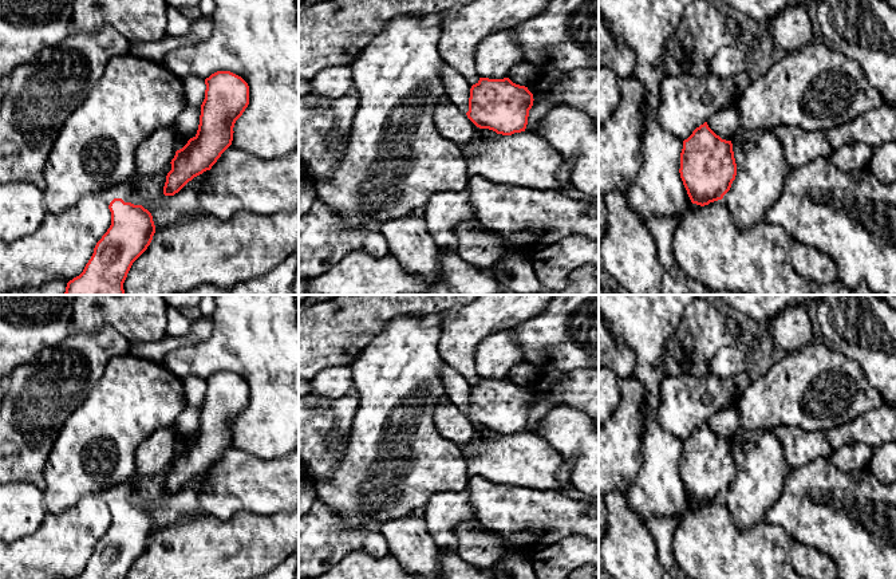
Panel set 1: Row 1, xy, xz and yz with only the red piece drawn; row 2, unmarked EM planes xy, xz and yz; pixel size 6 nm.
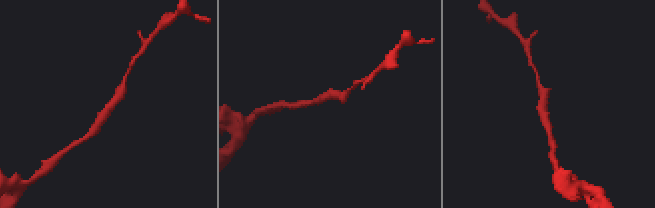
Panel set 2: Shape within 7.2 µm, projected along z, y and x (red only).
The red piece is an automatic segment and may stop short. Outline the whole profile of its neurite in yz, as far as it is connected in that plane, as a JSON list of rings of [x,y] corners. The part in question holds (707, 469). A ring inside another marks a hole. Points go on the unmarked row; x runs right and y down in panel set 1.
[[[704,422],[683,441],[680,478],[692,504],[722,500],[737,476],[731,441],[722,440]]]

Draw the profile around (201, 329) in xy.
[[[198,316],[190,322],[189,331],[182,338],[163,336],[162,339],[146,343],[130,344],[130,352],[138,358],[162,363],[163,358],[179,347],[194,347],[206,342],[213,334],[213,319]]]

